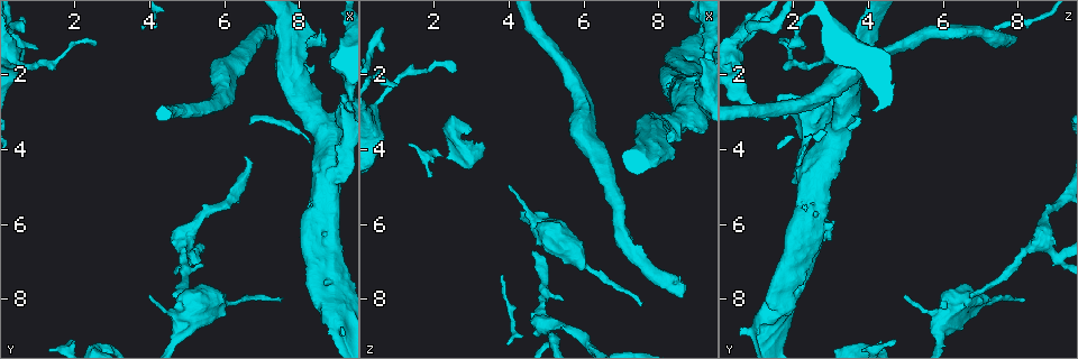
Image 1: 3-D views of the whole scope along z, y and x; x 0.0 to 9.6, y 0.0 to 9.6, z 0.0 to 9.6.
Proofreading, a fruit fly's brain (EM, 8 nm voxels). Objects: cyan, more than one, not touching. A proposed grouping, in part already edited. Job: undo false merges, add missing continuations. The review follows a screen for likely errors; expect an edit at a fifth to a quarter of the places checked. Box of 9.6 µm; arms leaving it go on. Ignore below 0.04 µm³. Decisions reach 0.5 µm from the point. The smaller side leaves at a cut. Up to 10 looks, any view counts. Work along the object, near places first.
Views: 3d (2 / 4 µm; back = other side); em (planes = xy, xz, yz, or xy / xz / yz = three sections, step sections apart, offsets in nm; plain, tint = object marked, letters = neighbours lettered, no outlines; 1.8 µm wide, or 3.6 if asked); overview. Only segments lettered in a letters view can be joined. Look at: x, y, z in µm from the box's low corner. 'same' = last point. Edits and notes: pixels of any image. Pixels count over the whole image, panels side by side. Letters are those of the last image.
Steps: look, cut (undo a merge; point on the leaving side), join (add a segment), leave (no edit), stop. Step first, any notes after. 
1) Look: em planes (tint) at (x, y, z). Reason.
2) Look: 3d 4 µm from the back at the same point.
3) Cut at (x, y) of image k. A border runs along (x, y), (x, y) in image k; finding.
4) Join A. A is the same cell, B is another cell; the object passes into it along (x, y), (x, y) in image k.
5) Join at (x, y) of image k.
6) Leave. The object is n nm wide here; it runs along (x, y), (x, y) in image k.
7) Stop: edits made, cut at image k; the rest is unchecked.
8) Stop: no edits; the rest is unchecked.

Look: em planes (letters) at (4.60, 7.90, 6.75). Free end.

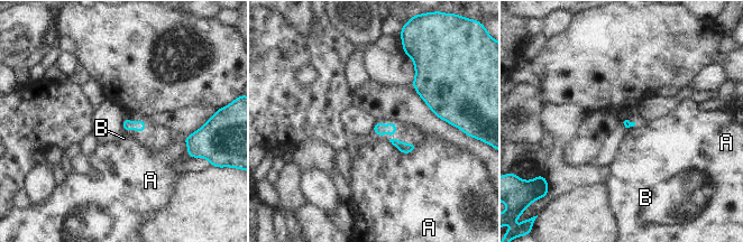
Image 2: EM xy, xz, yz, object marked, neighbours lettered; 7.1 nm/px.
Leave. A and B are other cells; a border runs along (392, 143), (403, 154), (418, 146) in image 2; none of them fits.

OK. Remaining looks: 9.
Look: em planes (letters) at (7.45, 8.05, 8.15). Long arm stops here.

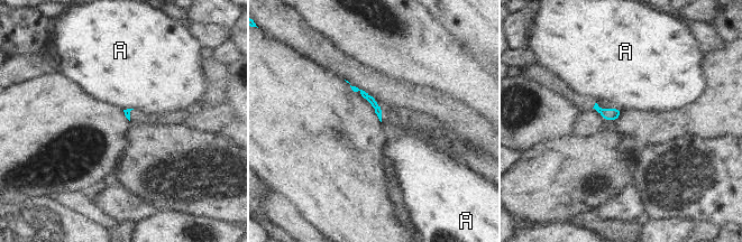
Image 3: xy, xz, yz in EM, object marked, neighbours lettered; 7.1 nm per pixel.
Leave. A is another cell; a border runs along (617, 108), (622, 110) in image 3; none of them fits.

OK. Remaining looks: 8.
Look: em planes (plain) at (8.65, 1.05, 8.00). Long arm stops here.

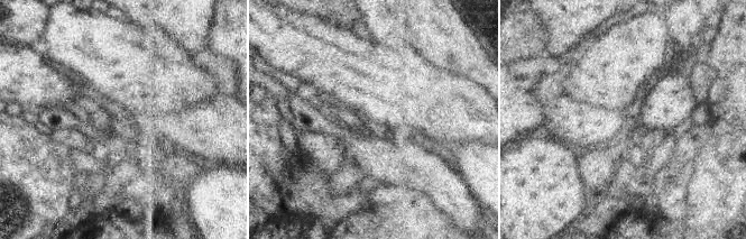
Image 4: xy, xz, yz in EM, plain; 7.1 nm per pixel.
Look: em planes (letters) at the same point. See the neighbours.

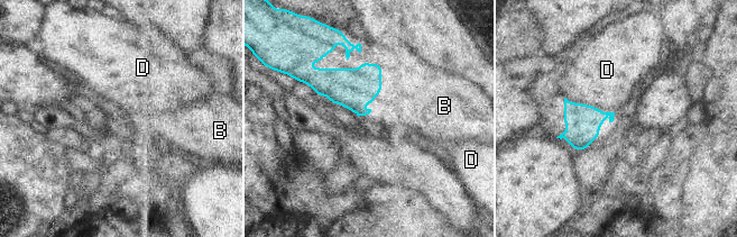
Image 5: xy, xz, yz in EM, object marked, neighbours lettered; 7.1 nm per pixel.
Join B. The longest contact is with D, 380 nm; B is the same cell, D is another cell; the object passes into it along (350, 88), (379, 79), (406, 78) in image 5; it goes on there.

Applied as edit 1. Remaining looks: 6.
Stop: edits made, join at image 5; the rest is unchecked.

